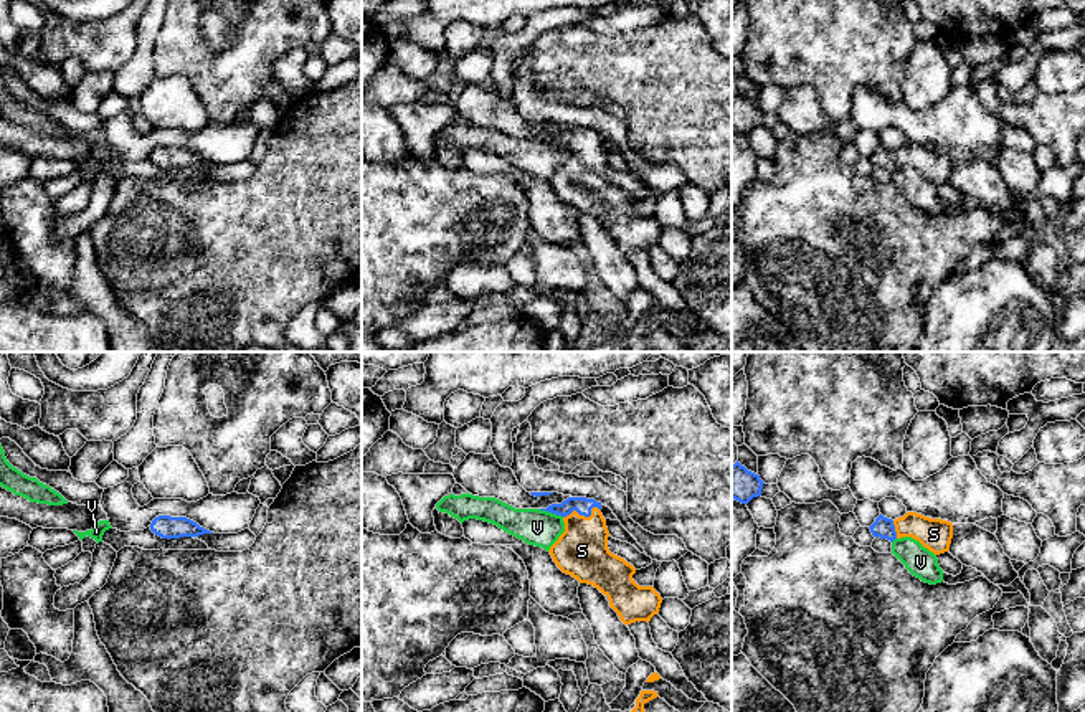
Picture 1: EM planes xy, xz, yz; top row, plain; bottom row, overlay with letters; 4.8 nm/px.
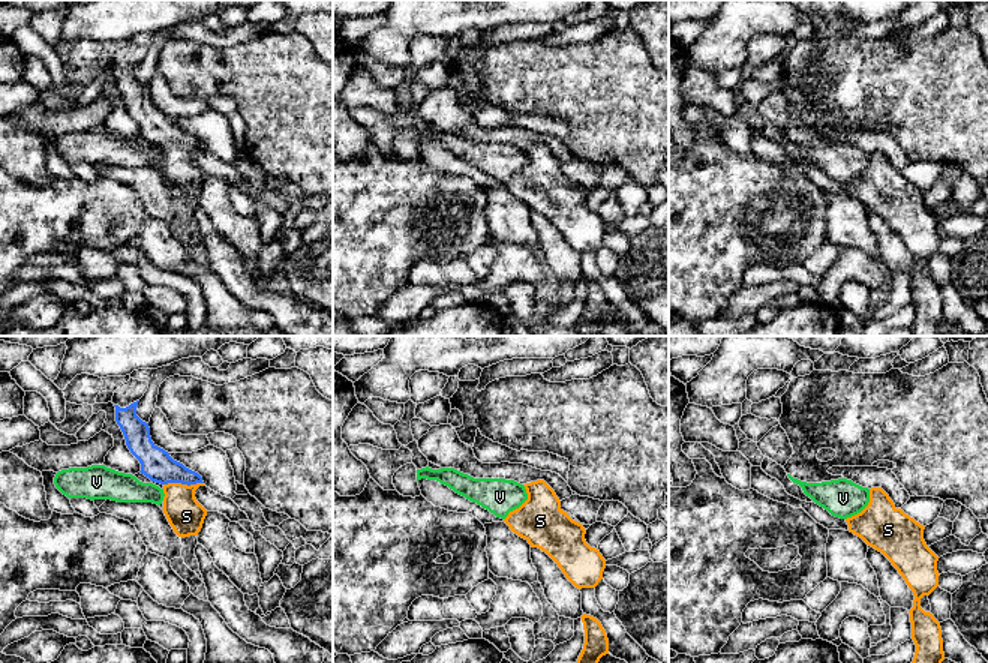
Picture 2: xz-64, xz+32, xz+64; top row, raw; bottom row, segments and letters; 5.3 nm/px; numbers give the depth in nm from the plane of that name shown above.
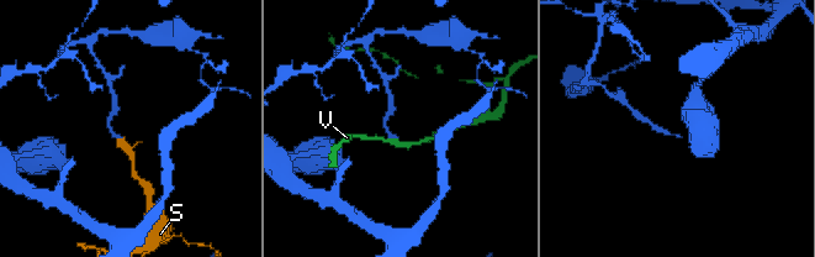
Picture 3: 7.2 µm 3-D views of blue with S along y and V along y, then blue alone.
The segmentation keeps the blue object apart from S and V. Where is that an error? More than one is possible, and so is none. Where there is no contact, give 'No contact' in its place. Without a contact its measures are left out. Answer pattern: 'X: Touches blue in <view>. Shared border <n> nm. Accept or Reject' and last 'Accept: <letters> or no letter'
S: Touches blue in xz. Shared border 190 nm. Accept
V: Touches blue in xz. Shared border 130 nm. Reject
Accept: S

